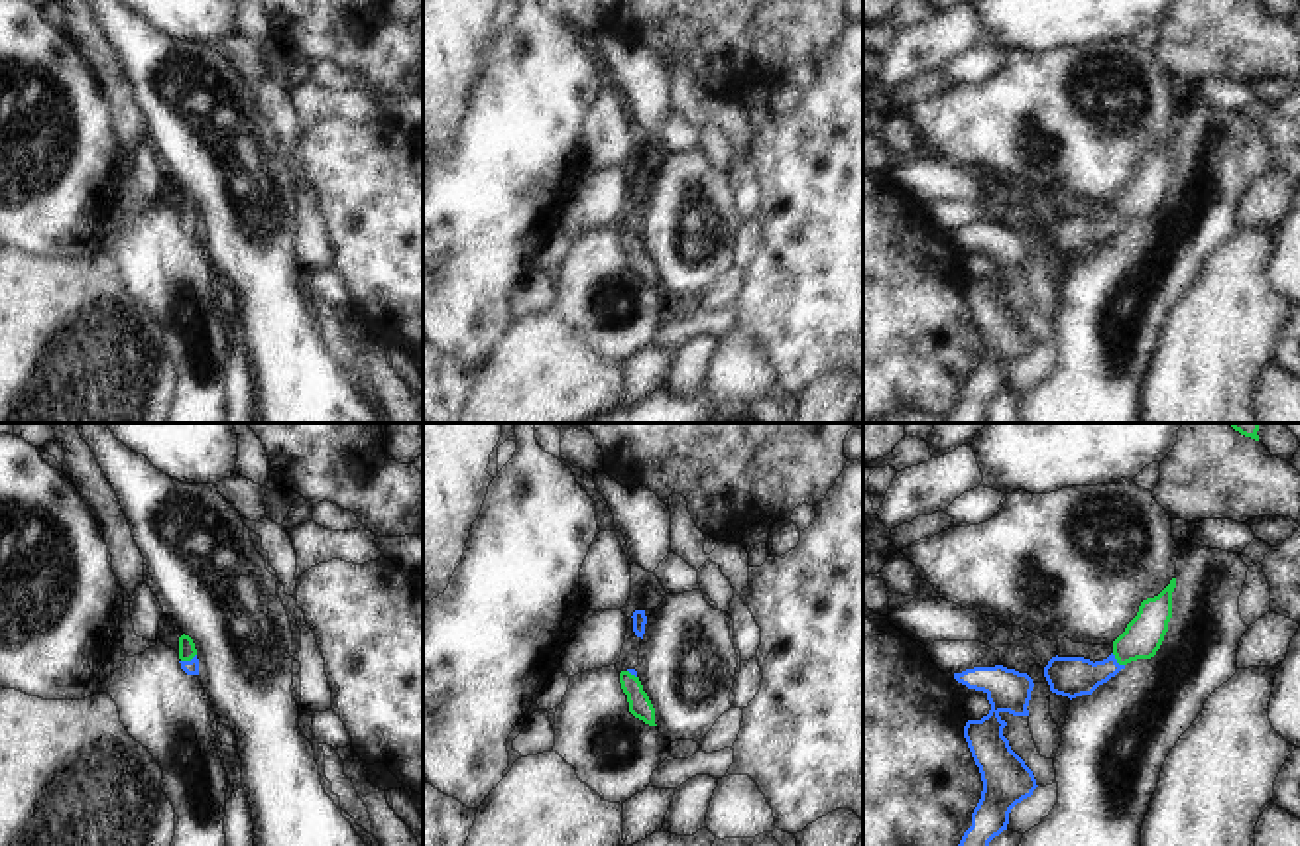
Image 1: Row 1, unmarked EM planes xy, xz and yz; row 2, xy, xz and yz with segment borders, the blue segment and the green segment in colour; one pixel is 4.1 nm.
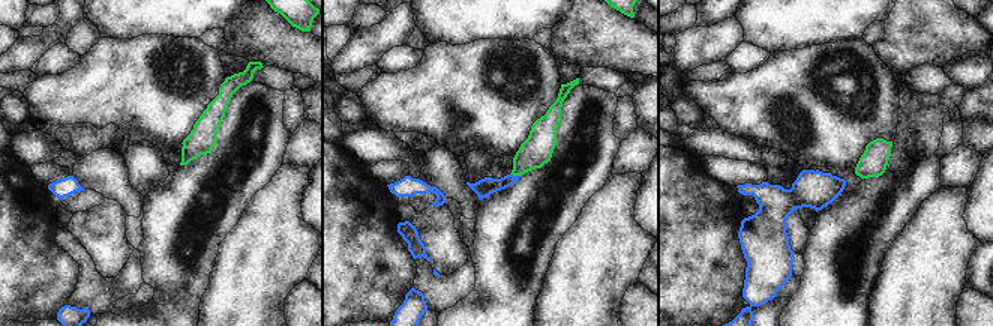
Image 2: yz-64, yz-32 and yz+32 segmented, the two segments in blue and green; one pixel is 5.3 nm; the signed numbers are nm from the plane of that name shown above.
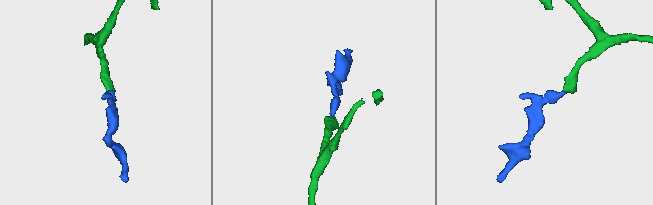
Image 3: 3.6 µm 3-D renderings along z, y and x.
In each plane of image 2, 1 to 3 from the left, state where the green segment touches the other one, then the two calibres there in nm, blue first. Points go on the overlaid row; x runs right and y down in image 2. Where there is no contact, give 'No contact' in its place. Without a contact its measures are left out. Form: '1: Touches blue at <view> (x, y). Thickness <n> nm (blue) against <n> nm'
1: No contact
2: Touches blue at yz-32 (515, 176). Thickness 100 nm (blue) against 170 nm
3: No contact.

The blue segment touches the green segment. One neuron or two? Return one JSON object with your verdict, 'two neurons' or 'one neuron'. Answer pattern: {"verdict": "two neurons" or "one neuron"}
{"verdict": "one neuron"}

